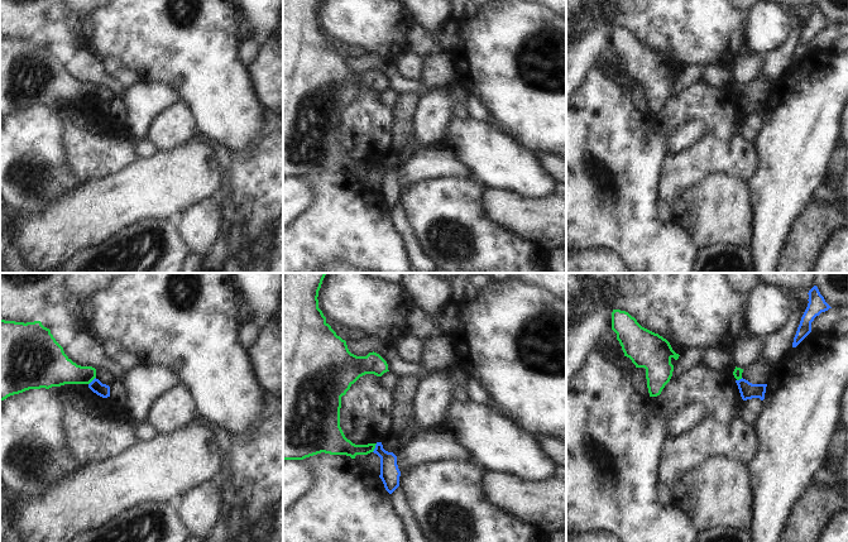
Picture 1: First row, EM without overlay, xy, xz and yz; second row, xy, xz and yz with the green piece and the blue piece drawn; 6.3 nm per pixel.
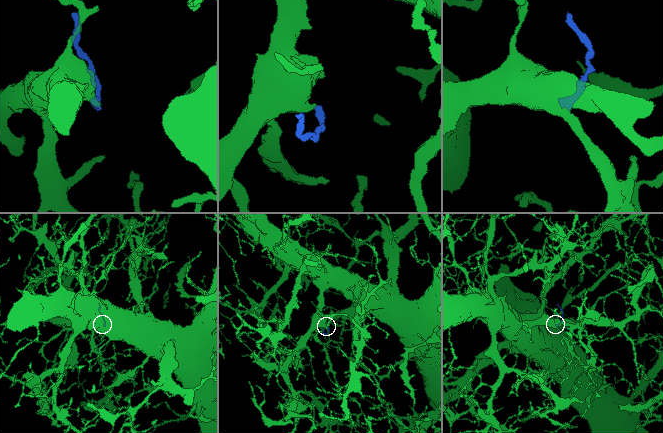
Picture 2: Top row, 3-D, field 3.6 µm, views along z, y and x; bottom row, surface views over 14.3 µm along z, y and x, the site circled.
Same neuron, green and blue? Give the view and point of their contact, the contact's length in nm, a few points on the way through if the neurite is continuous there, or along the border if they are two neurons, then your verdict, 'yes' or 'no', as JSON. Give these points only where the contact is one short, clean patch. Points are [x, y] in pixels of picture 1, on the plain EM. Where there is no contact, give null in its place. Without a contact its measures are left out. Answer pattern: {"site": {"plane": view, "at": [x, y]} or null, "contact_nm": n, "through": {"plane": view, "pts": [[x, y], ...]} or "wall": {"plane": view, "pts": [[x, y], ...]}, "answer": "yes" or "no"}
{"site": {"plane": "xz", "at": [374, 164]}, "contact_nm": 70, "wall": {"plane": "xz", "pts": [[377, 161], [372, 168]]}, "answer": "no"}

